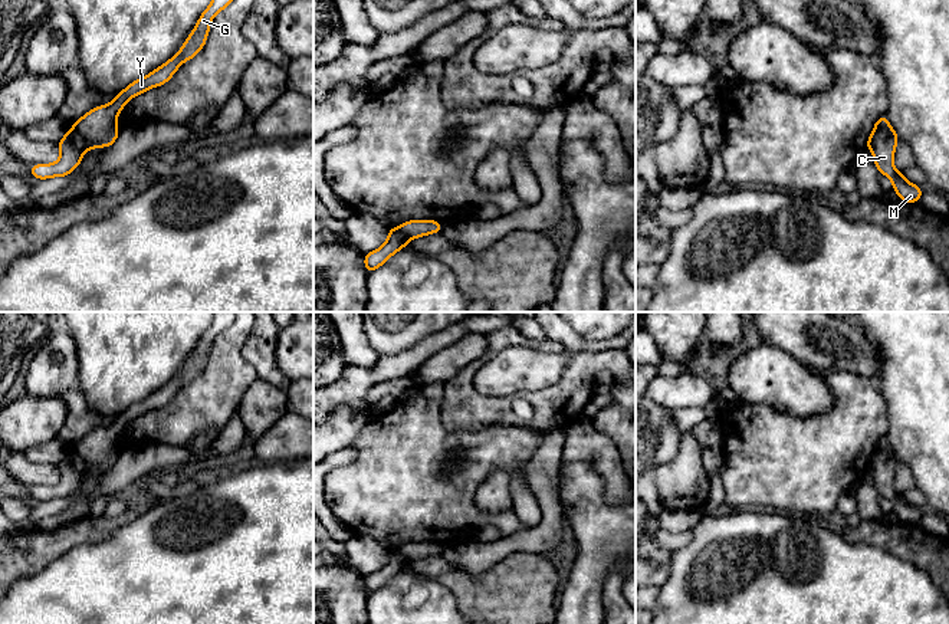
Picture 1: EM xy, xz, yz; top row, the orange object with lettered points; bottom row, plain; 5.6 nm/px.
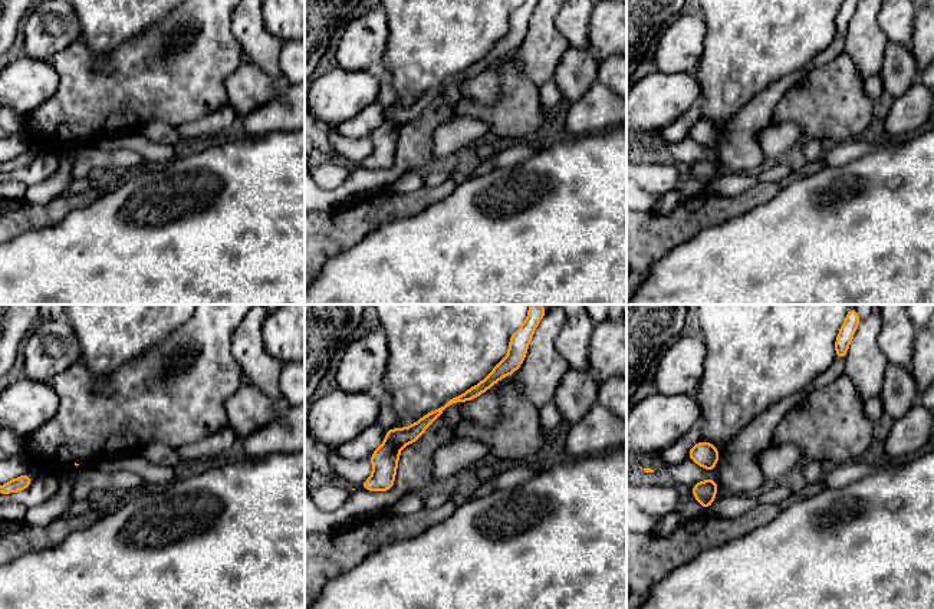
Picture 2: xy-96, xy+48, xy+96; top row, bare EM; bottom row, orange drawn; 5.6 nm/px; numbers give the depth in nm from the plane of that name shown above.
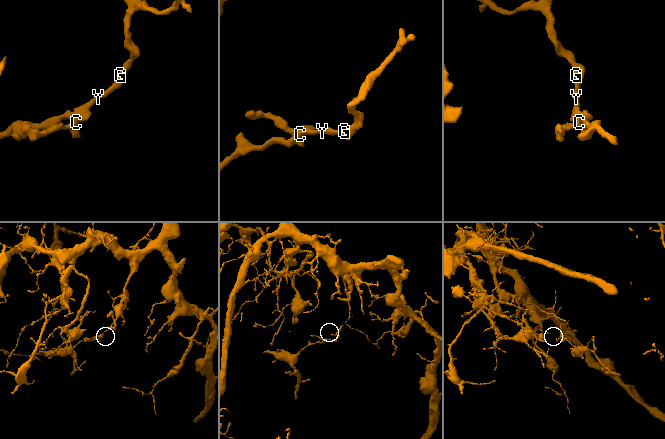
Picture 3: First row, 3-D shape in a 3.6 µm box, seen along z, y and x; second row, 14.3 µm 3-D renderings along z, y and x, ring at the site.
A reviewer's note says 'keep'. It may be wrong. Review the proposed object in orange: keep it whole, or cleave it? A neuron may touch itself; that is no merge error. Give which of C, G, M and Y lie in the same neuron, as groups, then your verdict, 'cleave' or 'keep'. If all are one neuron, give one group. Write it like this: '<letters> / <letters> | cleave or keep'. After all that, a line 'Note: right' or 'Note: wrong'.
C M / G Y | cleave
Note: wrong

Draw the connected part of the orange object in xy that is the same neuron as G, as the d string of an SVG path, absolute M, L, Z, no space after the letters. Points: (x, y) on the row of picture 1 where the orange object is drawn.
M211 0L178 53L142 79L129 83L111 104L91 109L75 122L73 128L85 139L85 150L95 150L98 147L109 148L116 141L121 129L115 125L115 119L125 104L151 88L164 85L183 62L193 59L206 45L213 17L231 1L233 0Z

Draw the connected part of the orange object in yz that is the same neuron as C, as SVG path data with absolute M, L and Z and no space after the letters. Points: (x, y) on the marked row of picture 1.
M889 125L873 132L864 147L871 150L879 174L884 174L891 180L897 197L906 203L920 203L923 188L909 183L903 173L899 173L893 165L894 148L899 139L896 131Z

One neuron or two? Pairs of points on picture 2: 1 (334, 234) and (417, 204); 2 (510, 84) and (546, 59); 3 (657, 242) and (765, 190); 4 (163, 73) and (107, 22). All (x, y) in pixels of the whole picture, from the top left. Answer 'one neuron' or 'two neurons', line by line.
1: one neuron
2: two neurons
3: one neuron
4: two neurons

